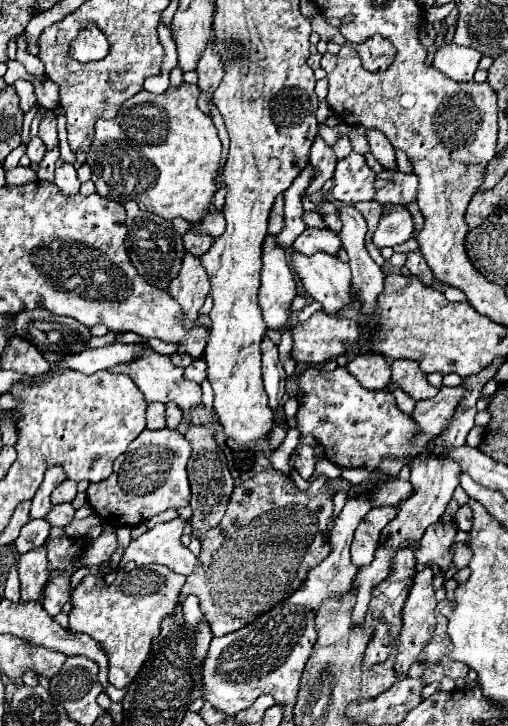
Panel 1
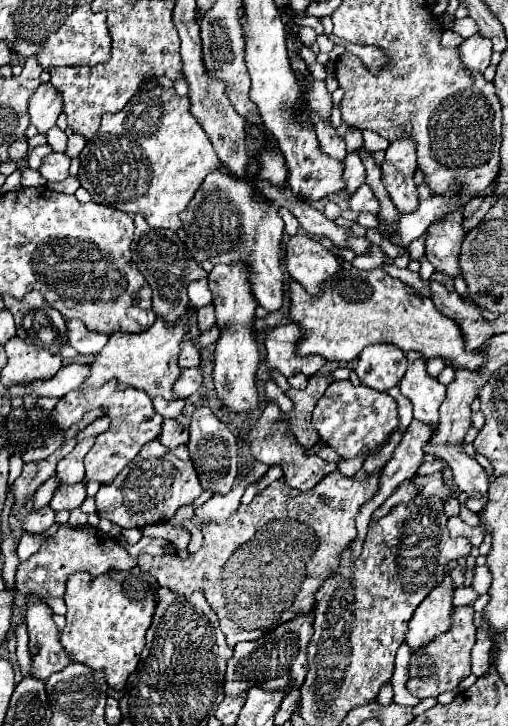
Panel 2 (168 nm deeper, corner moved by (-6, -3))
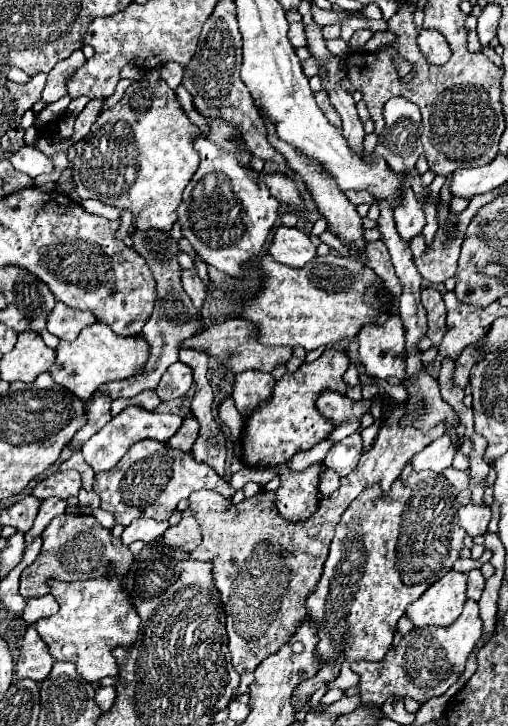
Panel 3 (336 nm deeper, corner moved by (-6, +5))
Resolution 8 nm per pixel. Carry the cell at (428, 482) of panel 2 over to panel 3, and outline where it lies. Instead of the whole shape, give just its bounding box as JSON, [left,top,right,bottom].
[444,469,470,491]

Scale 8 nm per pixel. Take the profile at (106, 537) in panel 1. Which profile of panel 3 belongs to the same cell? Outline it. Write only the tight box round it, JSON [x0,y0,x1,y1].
[154,517,200,551]

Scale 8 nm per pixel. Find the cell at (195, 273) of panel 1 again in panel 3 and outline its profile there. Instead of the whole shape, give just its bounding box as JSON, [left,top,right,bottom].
[50,323,148,401]

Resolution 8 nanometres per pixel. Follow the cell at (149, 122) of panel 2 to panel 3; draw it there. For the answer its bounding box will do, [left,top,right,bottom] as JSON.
[72,83,200,231]

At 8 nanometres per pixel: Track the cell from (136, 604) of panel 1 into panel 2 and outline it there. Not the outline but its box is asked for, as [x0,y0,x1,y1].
[60,567,160,691]

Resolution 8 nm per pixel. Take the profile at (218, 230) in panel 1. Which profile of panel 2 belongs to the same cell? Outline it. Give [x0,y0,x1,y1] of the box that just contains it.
[180,171,284,313]

